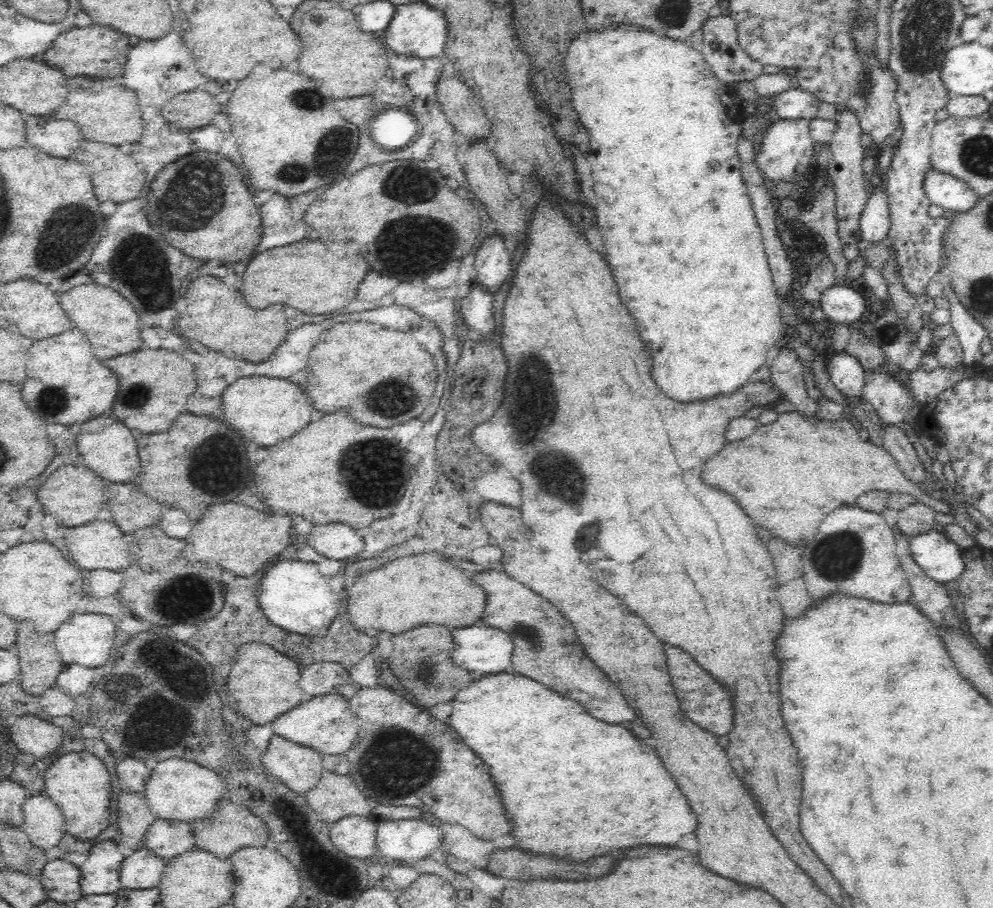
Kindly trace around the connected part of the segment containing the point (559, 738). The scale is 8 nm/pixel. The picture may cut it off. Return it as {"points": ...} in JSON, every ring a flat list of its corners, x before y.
{"points":[[504,671,475,676,470,684,467,684,458,692,451,703,453,704,453,711,448,723,462,736,464,744,470,746,490,766,492,780,496,782,496,786,502,794,502,802,504,802,504,806,510,814,512,826,514,826,512,834,518,838,520,850,530,850,530,852,536,852,536,854,554,854,558,858,568,858,568,860,588,860,588,858,606,854,610,850,626,848,626,846,634,846,634,844,668,844,668,846,672,846,684,834,690,834,690,832,696,830,696,826,698,826,696,814,690,810,690,804,686,802,686,797,680,794,676,782,664,770,664,766,658,760,654,748,648,746,648,742,644,740,644,754,642,754,642,740,638,740,630,730,626,730,624,726,616,726,616,724,604,724,604,722,592,718,576,700,566,698,550,690,545,684,527,676]]}

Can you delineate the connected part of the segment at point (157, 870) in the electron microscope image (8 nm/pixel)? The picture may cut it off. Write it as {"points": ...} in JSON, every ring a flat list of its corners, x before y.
{"points":[[149,849,135,850,122,861,122,889,148,890,160,886,166,863,166,860]]}

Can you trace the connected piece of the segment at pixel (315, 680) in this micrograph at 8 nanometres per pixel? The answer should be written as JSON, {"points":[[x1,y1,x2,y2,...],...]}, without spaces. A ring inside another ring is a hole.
{"points":[[317,662,301,669,299,685,307,698,338,694,348,684,349,671,337,662]]}

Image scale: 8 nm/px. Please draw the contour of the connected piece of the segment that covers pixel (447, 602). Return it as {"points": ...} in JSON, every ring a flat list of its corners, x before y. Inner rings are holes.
{"points":[[420,554,406,556,394,562,388,562,384,568,378,568,366,576,362,575,352,580,348,590,347,613,354,629,376,636,380,630,390,632,392,635,402,634,418,627,418,624,442,624,454,626,450,630,467,627,479,623,486,606,486,593,482,587,476,586,470,578,462,574,456,566,446,566,444,558,438,554]]}

